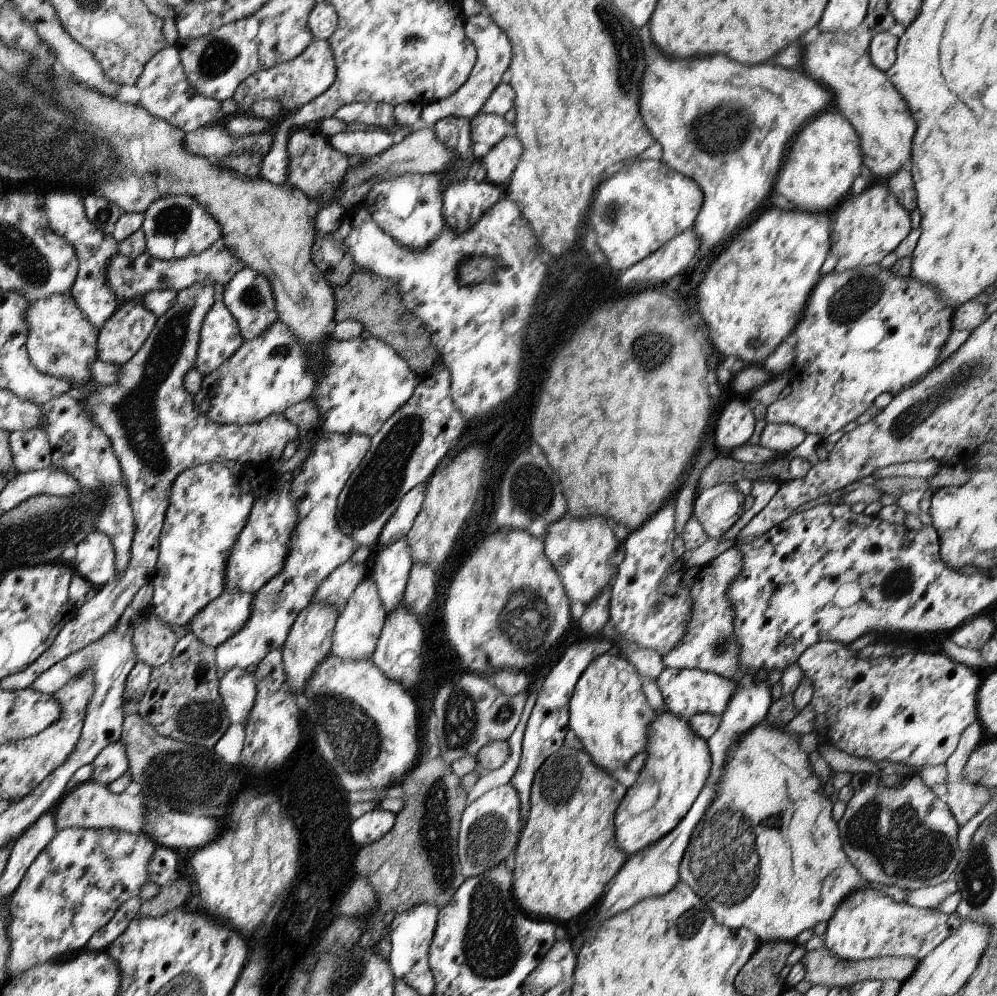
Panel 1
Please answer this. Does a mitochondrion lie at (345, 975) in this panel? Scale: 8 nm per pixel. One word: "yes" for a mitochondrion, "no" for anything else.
yes

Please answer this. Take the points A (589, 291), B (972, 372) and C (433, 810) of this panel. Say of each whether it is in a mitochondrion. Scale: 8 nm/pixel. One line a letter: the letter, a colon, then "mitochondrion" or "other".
A: other
B: mitochondrion
C: mitochondrion

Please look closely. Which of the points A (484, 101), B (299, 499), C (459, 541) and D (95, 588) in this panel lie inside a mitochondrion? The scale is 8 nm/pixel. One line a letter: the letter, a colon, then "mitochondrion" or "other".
A: other
B: other
C: other
D: other

